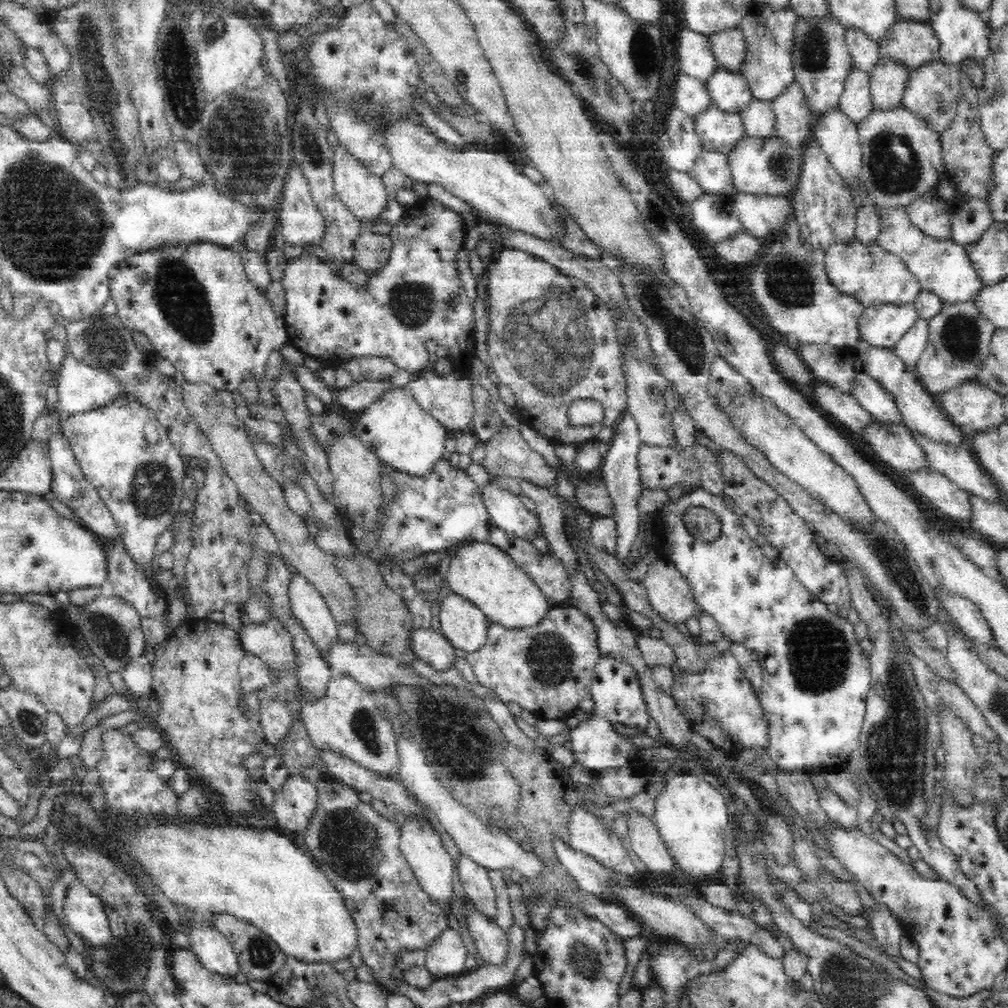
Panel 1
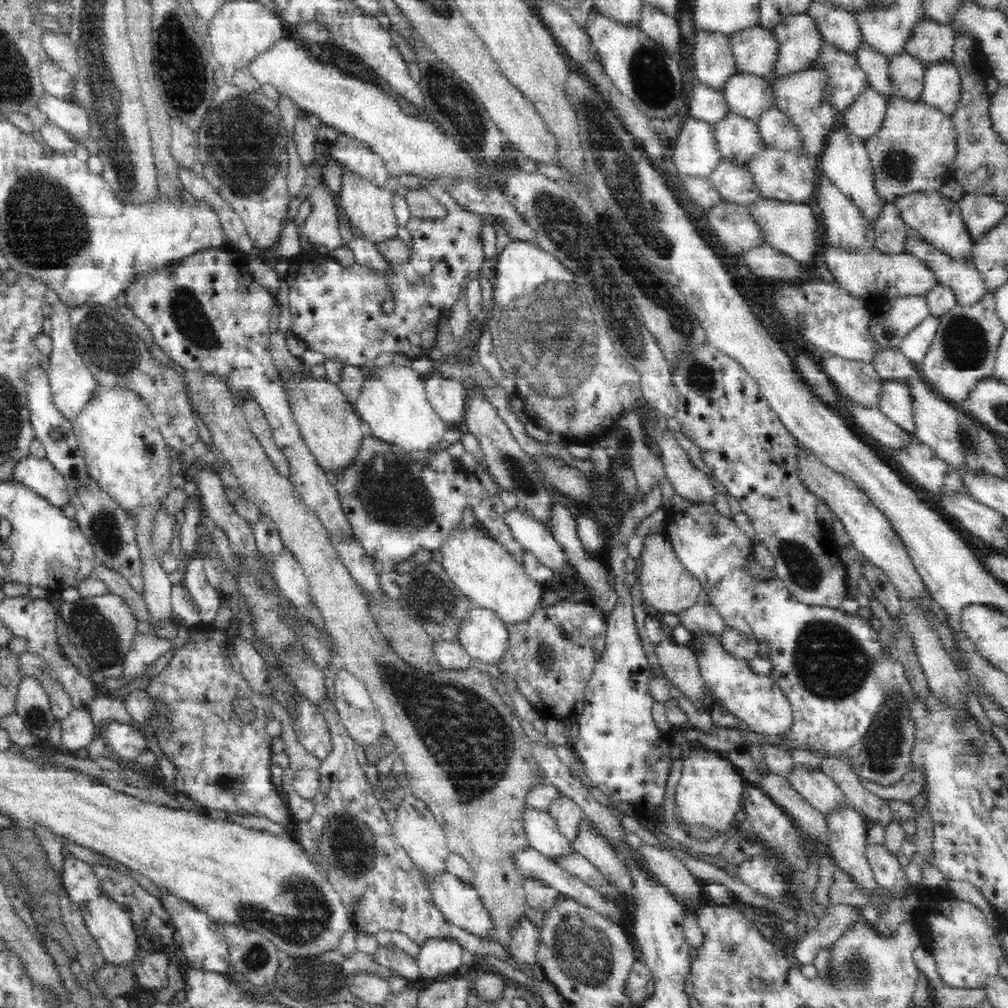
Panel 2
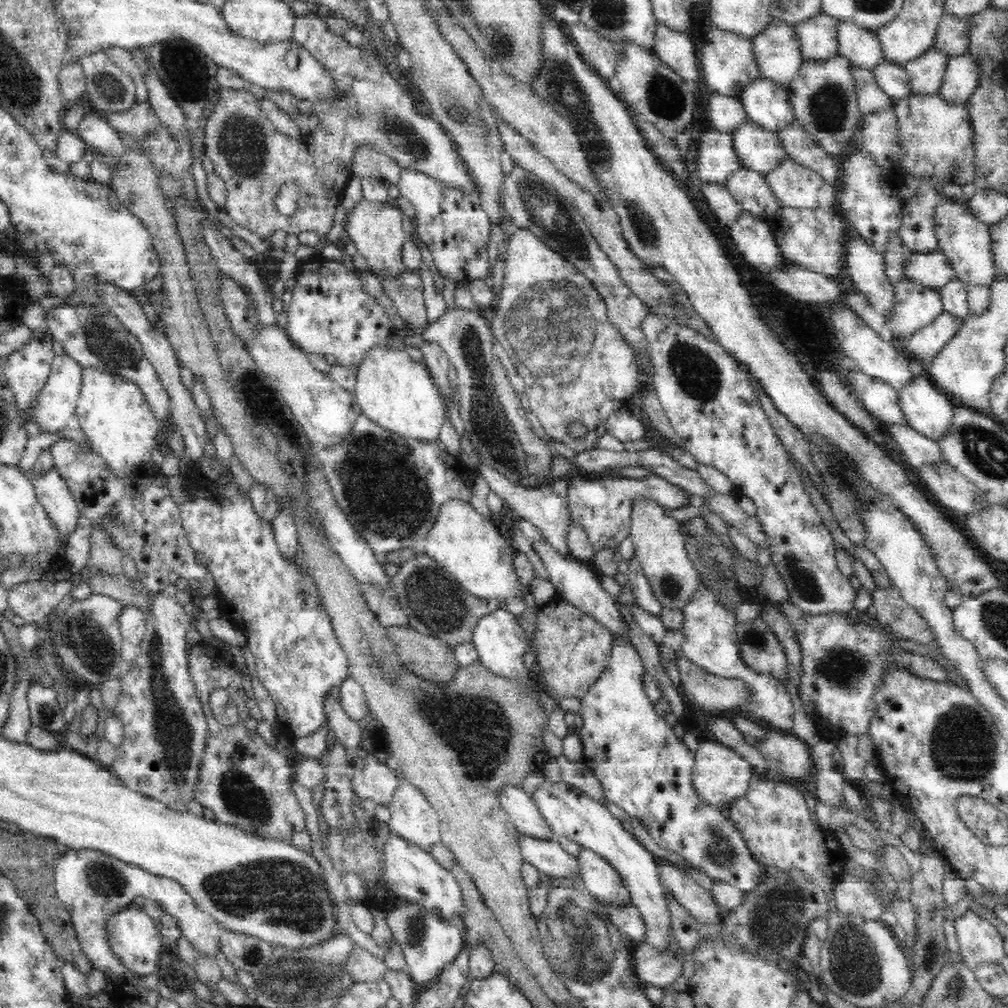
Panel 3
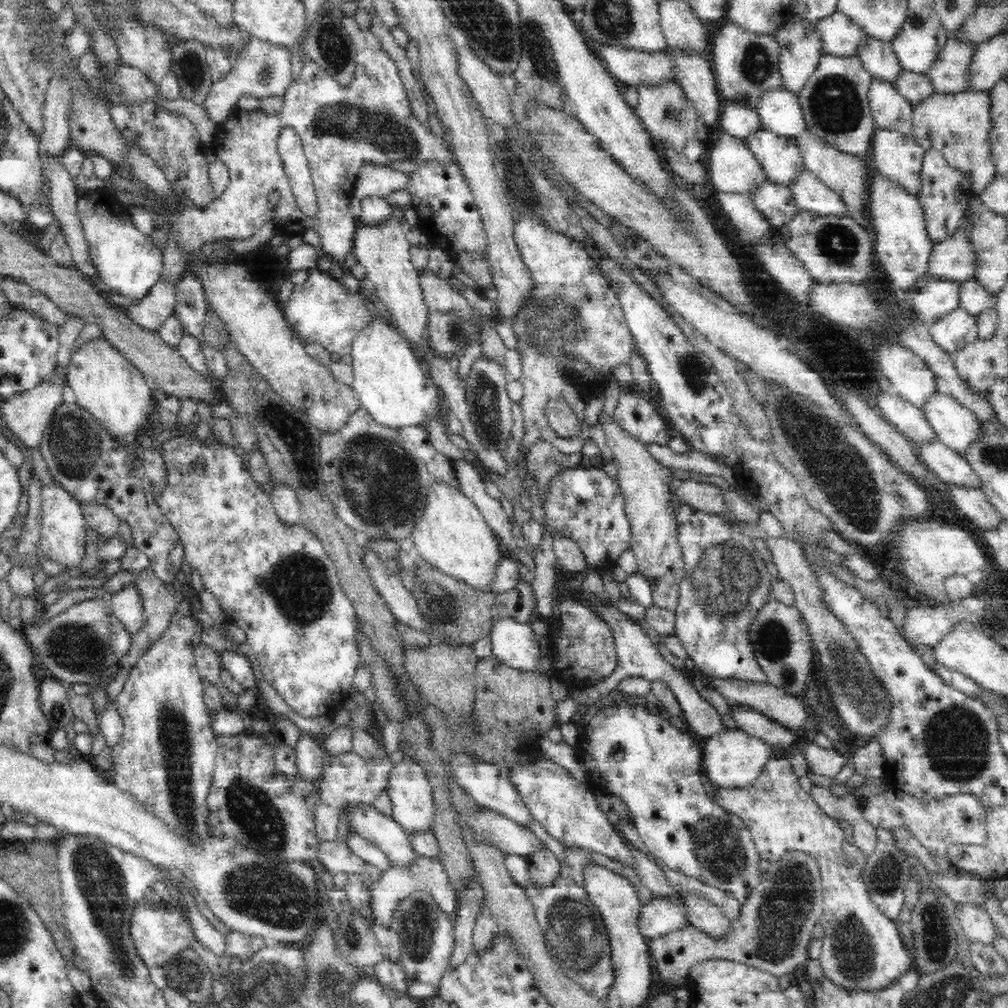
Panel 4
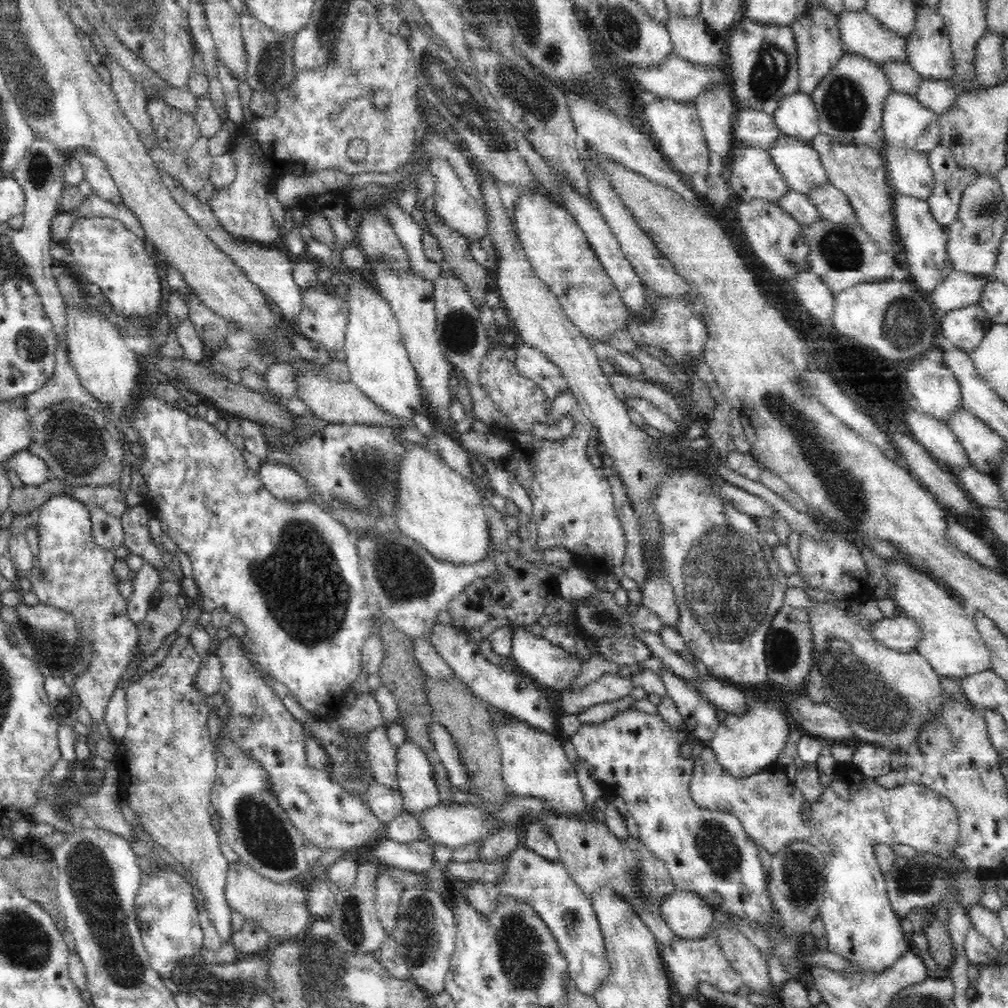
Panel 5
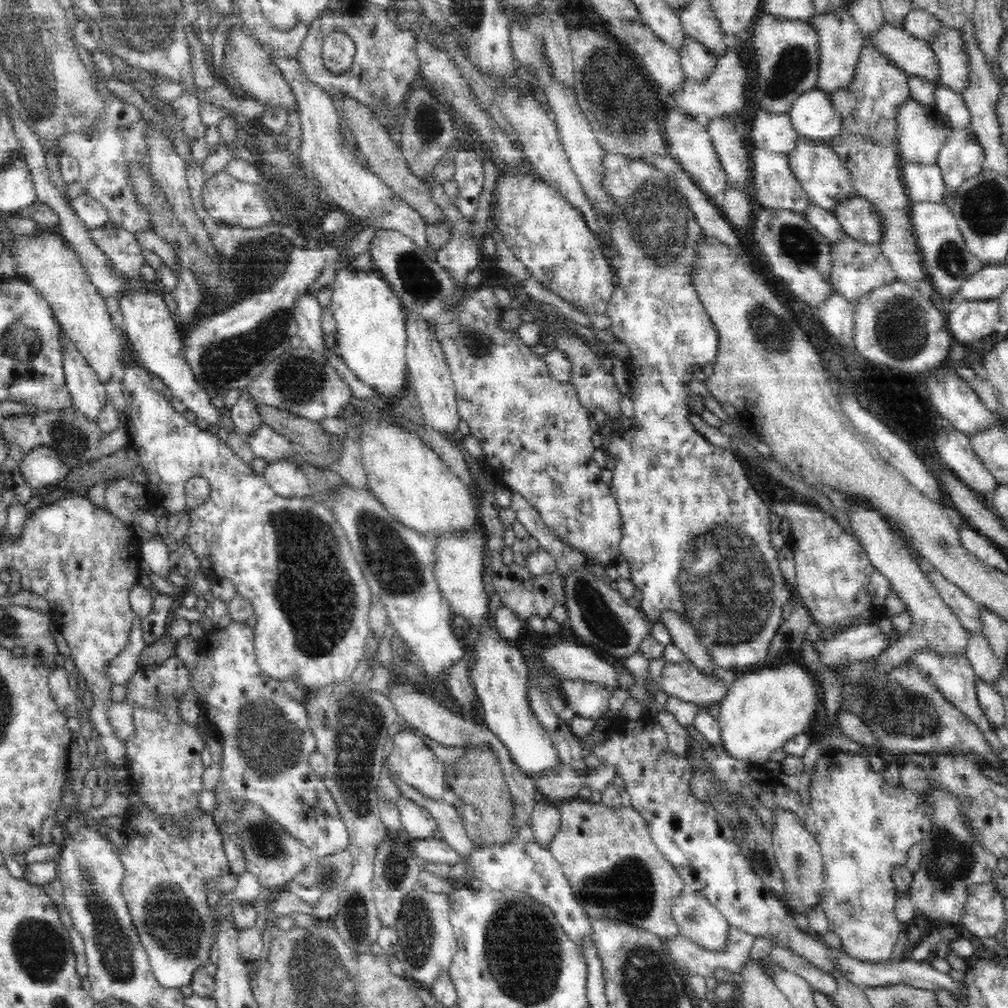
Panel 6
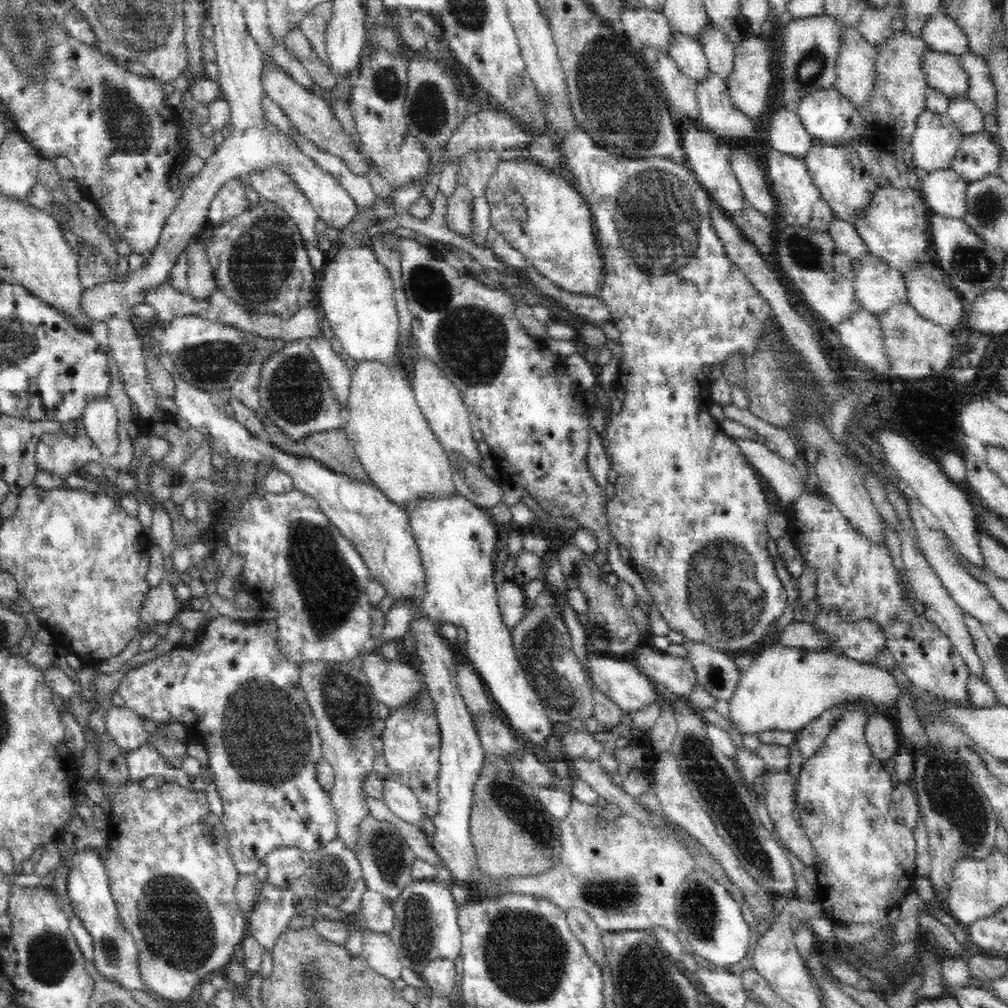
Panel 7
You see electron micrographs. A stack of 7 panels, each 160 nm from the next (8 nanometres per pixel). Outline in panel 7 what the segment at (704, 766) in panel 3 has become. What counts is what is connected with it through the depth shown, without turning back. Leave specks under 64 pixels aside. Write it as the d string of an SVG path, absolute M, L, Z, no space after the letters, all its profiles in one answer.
M778 642L761 650L755 662L752 662L752 664L748 666L748 670L744 670L744 672L740 673L737 684L733 687L732 695L726 700L728 701L728 717L726 719L730 722L730 726L732 726L732 732L736 732L736 734L742 738L754 736L754 738L759 738L759 740L761 740L762 736L768 734L768 732L794 732L798 734L802 728L806 728L808 724L812 723L812 720L815 720L820 714L828 711L832 705L836 705L847 699L855 698L857 695L862 695L863 693L872 697L872 699L876 701L876 704L878 704L884 703L885 701L896 700L899 690L896 686L895 678L885 669L879 670L879 668L874 668L872 665L858 662L854 658L847 656L837 656L836 654L811 654L804 649L788 647Z

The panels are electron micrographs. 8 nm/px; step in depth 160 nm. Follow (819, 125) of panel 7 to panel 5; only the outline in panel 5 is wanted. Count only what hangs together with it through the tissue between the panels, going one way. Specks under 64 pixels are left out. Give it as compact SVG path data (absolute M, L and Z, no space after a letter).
M796 90L782 94L770 115L782 134L807 141L818 133L816 109L806 93Z

